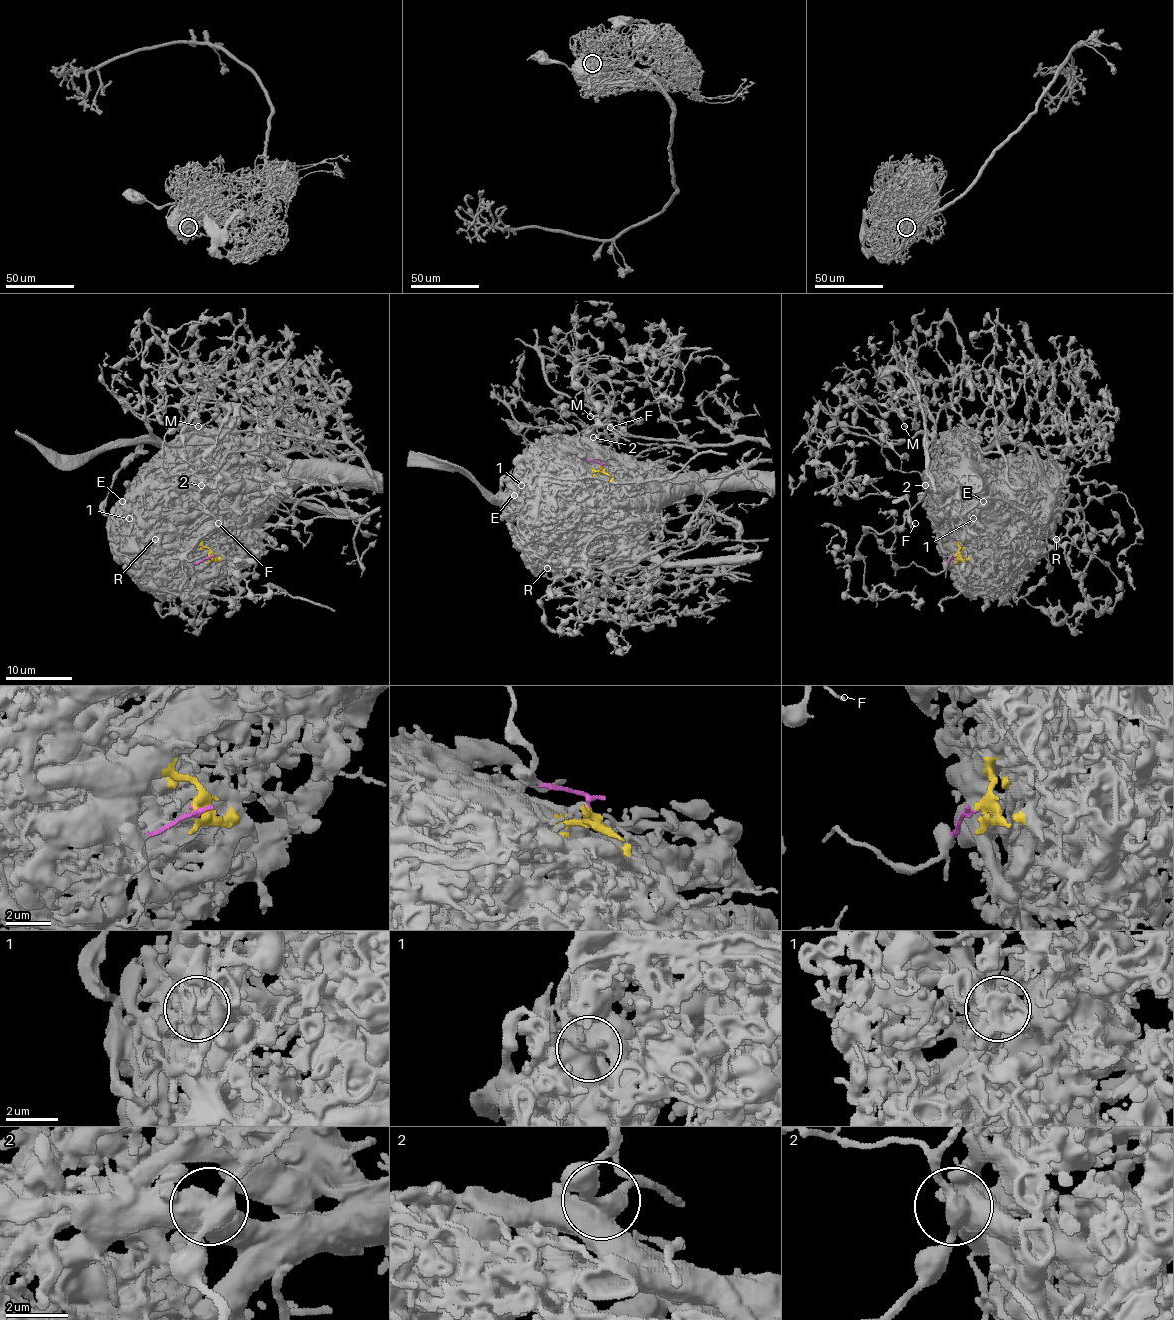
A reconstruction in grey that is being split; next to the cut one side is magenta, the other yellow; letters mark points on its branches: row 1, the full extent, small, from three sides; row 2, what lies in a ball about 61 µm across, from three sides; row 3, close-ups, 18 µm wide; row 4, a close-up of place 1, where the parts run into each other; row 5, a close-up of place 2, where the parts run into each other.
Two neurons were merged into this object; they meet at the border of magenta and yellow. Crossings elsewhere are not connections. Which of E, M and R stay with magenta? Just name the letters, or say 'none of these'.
M

